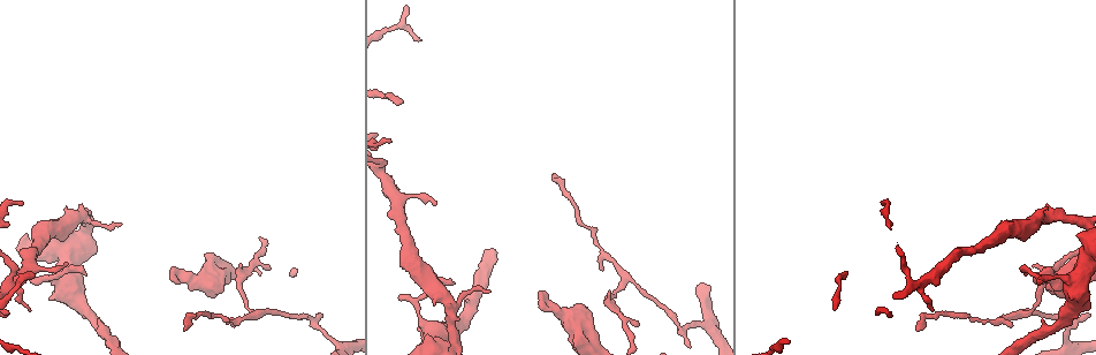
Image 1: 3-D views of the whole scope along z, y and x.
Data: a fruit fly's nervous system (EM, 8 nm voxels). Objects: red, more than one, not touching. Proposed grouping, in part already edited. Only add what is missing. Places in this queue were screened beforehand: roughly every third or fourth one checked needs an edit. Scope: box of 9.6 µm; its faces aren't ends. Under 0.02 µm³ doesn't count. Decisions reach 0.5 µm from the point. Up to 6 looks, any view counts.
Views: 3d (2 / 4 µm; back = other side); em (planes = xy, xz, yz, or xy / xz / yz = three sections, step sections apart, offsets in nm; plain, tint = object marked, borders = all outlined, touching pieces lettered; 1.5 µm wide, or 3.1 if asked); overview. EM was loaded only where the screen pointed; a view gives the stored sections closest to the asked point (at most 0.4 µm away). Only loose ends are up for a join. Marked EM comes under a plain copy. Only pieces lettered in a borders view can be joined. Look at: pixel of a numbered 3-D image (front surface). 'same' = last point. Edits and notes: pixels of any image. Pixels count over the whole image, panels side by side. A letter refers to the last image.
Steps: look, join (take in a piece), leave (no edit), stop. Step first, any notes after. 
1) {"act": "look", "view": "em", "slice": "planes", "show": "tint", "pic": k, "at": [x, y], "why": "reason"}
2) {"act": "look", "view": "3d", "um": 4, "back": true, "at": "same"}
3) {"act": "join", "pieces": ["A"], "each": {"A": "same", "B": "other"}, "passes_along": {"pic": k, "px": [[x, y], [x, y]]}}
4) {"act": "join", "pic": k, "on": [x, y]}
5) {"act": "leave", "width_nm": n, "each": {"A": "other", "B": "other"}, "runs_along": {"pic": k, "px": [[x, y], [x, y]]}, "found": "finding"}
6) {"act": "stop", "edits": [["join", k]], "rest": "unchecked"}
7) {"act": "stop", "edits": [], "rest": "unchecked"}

{"act": "look", "view": "3d", "um": 4, "pic": 1, "at": [170, 276], "why": "branch stops here"}

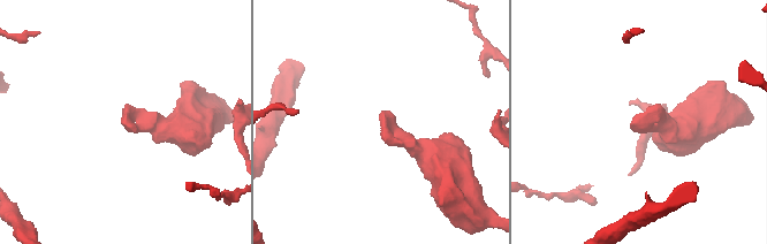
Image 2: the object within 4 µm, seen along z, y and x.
{"act": "look", "view": "em", "slice": "xy", "step": 8, "show": "borders", "pic": 2, "at": [382, 119], "why": "shape alone is not enough"}

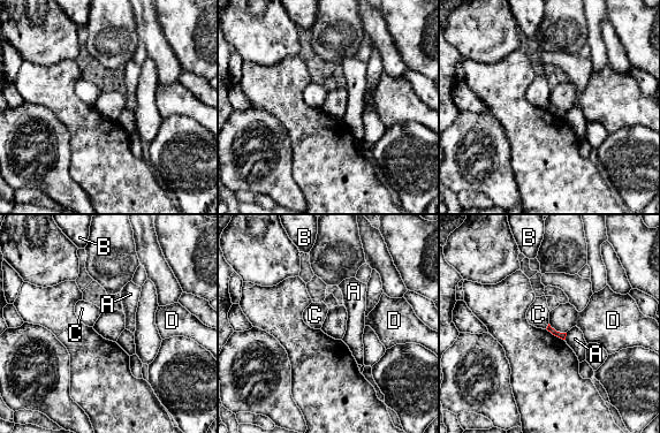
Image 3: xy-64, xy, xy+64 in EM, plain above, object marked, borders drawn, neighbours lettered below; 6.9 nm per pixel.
{"act": "look", "view": "em", "slice": "planes", "show": "borders", "at": "same", "why": "another direction"}

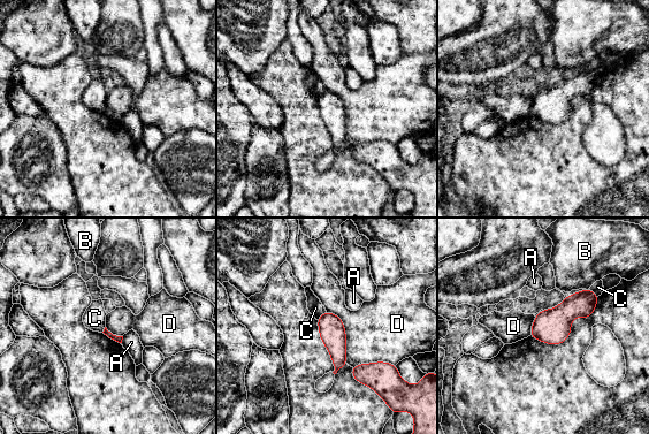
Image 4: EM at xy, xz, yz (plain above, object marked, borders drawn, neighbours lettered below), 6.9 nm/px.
{"act": "leave", "each": {"A": "other", "B": "other", "C": "other", "D": "other"}, "border": {"pic": 4, "px": [[588, 288], [597, 296]]}, "found": "none of them fits"}

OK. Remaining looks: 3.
{"act": "look", "view": "3d", "um": 2, "back": true, "pic": 1, "at": [399, 189], "why": "free end"}

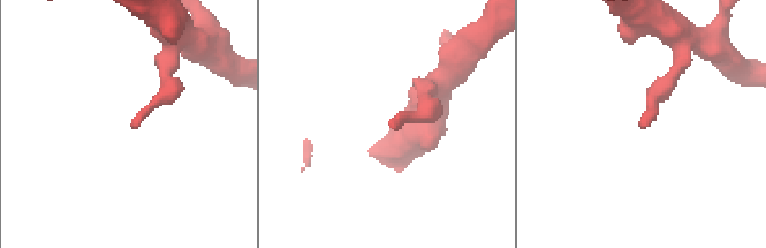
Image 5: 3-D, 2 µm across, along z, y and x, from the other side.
{"act": "look", "view": "em", "um": 3.1, "slice": "yz", "step": 8, "show": "tint", "pic": 5, "at": [393, 126]}

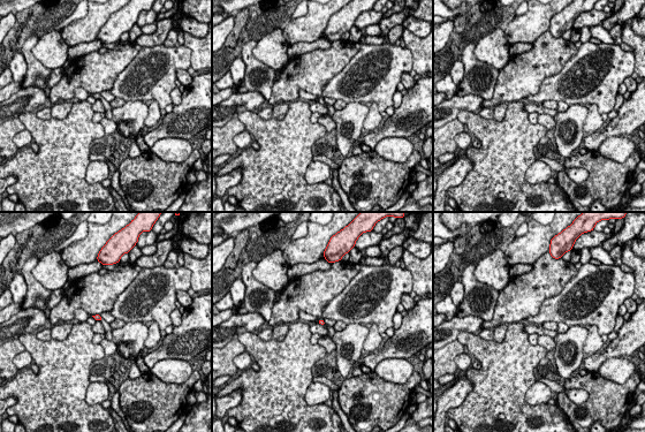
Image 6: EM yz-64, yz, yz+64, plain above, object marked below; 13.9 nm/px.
{"act": "look", "view": "em", "um": 3.1, "slice": "xz", "step": 8, "show": "borders", "at": "same", "why": "cut it another way"}

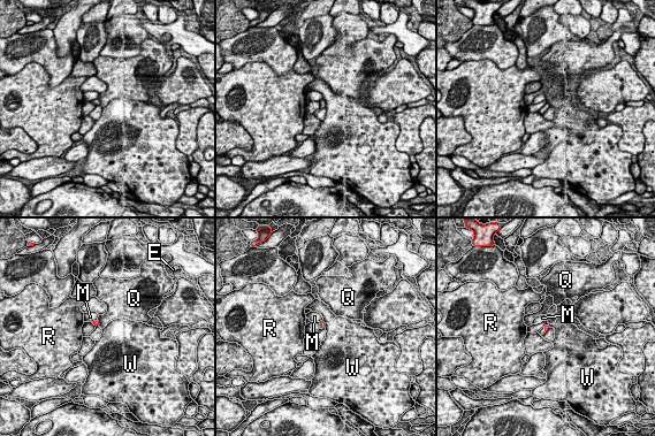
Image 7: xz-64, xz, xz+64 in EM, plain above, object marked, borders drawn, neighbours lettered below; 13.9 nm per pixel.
{"act": "leave", "longest_contact_nm": ["M", 90], "each": {"E": "other", "M": "other", "Q": "other", "R": "other", "W": "other"}, "border": {"pic": 7, "px": [[325, 323], [326, 328]]}, "found": "no lettered piece goes on from it"}

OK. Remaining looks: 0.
{"act": "stop", "edits": [], "rest": "unchecked"}

